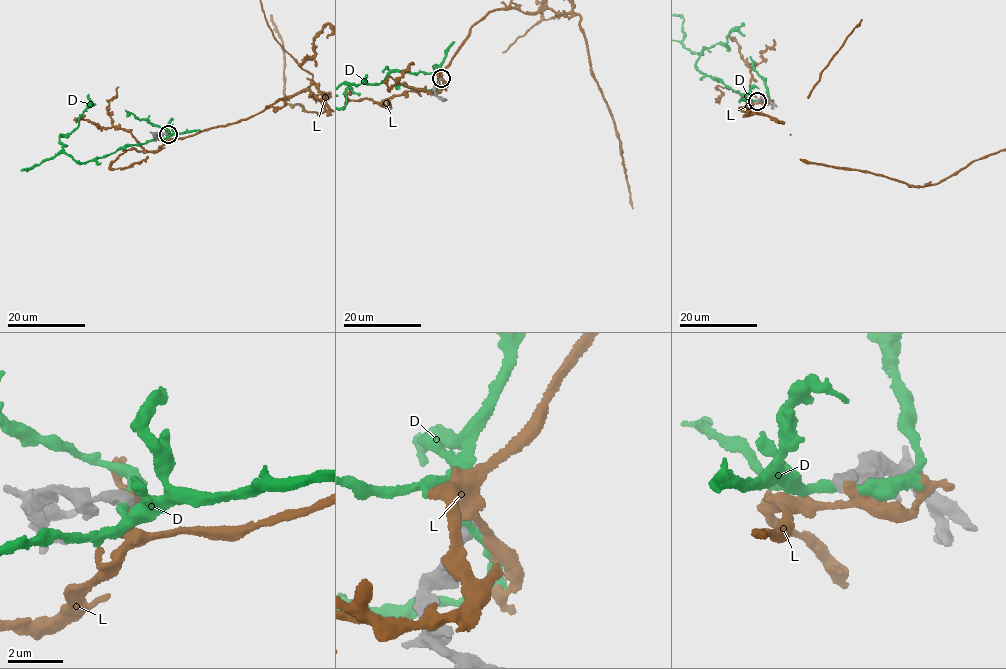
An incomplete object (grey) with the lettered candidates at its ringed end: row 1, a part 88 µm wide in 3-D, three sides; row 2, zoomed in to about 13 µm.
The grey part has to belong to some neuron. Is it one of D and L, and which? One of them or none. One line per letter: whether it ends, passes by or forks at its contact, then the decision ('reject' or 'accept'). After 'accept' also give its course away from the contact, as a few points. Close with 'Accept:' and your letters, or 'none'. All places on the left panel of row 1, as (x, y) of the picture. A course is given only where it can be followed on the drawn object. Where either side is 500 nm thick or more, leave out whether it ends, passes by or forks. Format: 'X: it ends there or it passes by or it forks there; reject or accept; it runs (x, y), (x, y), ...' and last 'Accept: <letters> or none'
D: reject
L: reject
Accept: none

